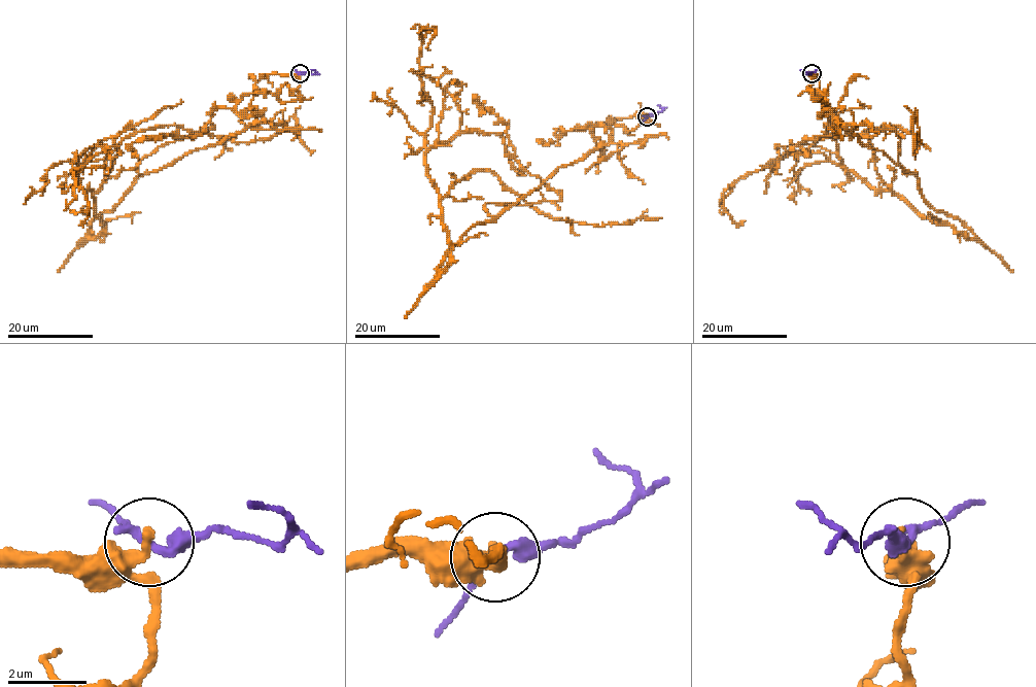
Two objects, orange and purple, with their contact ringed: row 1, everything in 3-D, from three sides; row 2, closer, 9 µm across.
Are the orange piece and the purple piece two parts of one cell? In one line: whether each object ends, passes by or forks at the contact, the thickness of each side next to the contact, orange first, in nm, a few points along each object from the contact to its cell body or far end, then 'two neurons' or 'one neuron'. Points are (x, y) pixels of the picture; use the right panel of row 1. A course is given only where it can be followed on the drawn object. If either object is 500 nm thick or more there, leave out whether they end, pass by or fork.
orange passes by; purple passes by; 320 nm thick on the orange side, 240 nm on the other; orange runs (812, 73), (819, 117), (916, 173), (975, 236), (894, 194), (866, 131), (919, 142), (913, 117), (912, 150); purple runs (812, 73), (799, 69); two neurons

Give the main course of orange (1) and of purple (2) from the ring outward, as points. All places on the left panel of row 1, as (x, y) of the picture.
1: (300, 73), (88, 236), (139, 131), (292, 117), (314, 150)
2: (300, 73), (313, 73), (310, 69)

